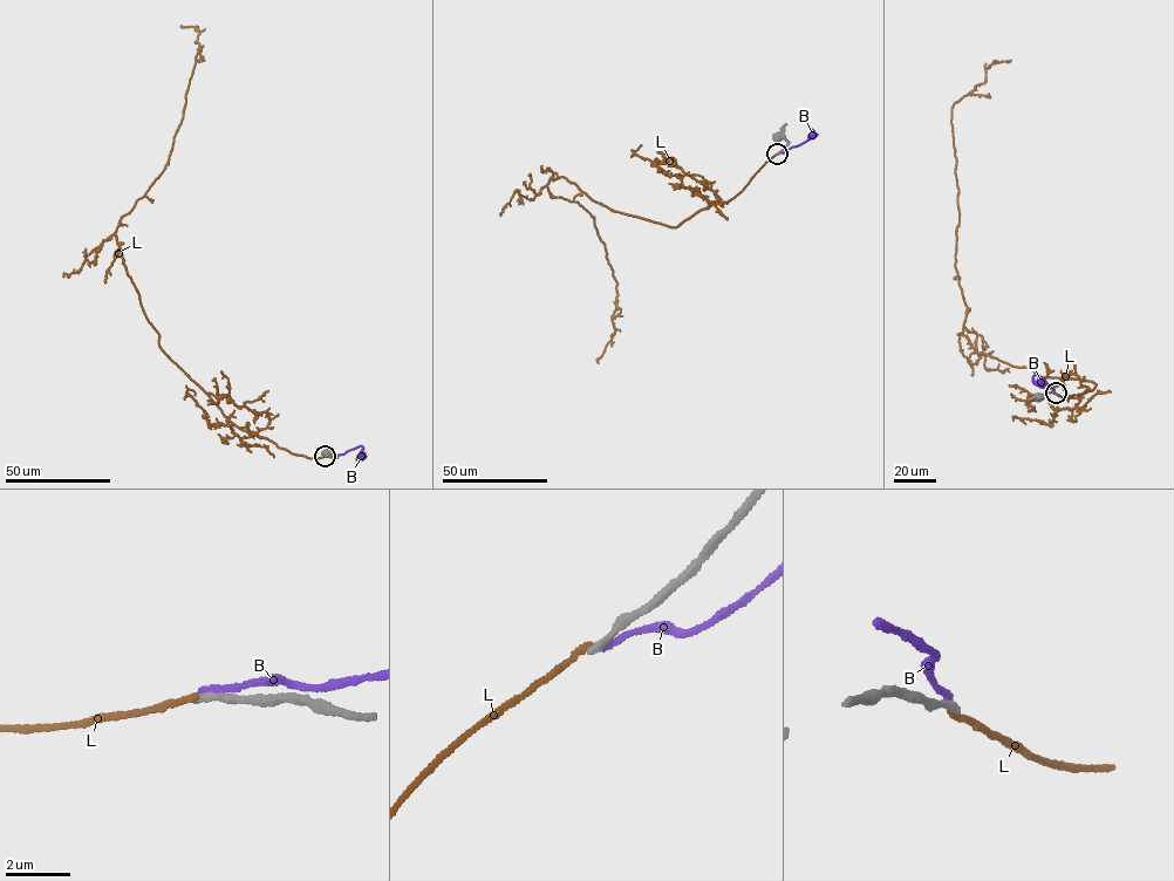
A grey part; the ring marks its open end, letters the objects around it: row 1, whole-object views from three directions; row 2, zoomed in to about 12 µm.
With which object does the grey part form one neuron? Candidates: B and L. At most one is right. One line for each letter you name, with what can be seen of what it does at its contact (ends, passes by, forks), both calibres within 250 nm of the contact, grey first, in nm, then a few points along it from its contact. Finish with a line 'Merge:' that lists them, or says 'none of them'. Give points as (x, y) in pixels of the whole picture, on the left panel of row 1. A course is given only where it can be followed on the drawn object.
Merge: none of them

